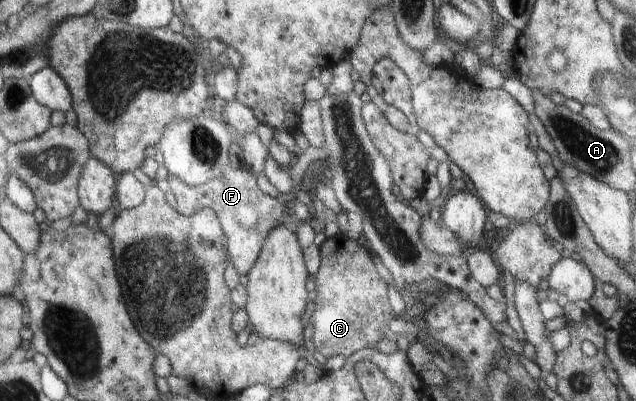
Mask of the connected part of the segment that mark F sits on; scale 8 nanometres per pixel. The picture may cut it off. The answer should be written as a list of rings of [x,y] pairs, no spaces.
[[[244,163],[241,169],[228,169],[224,175],[201,186],[190,186],[184,181],[169,175],[172,193],[175,195],[177,204],[175,208],[181,209],[185,215],[193,215],[195,211],[203,207],[211,208],[220,218],[225,237],[228,238],[228,257],[237,273],[248,275],[261,257],[262,249],[265,249],[269,235],[284,221],[289,219],[288,208],[290,205],[279,198],[263,195],[255,183],[255,176],[247,171],[248,166]]]

